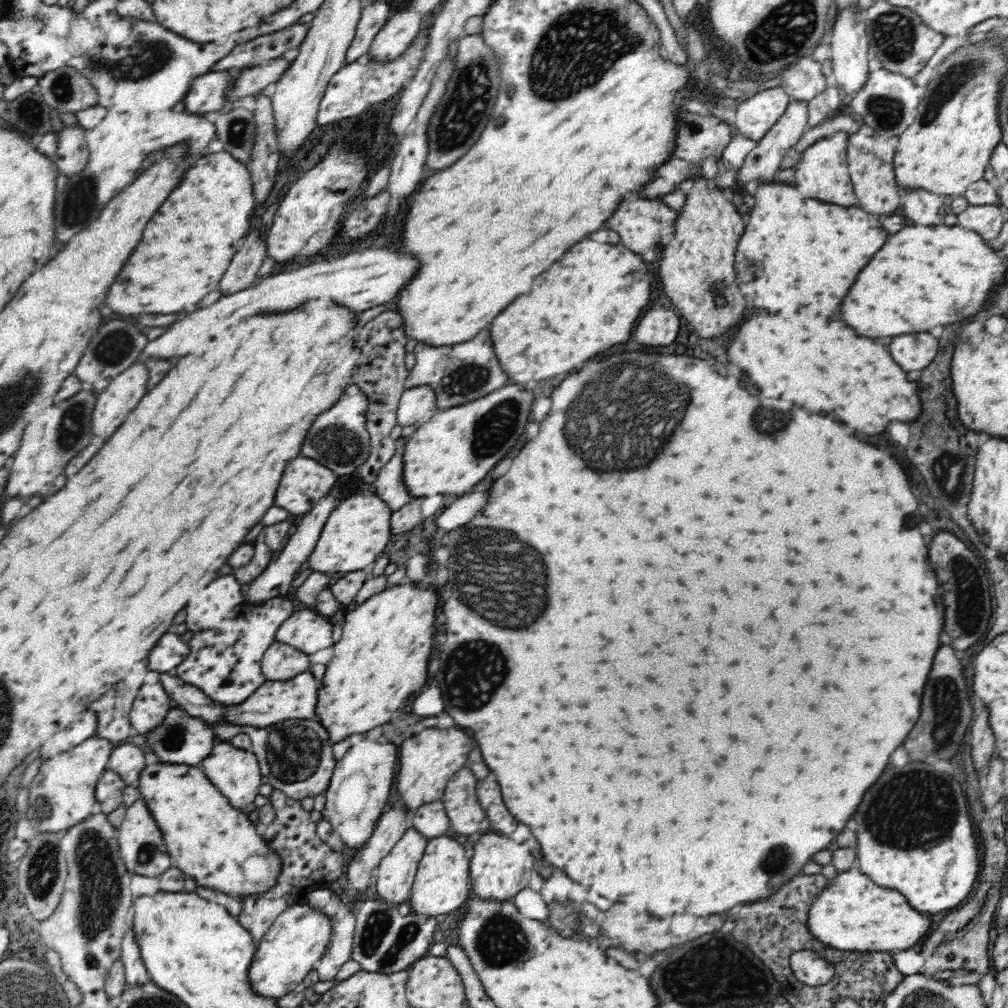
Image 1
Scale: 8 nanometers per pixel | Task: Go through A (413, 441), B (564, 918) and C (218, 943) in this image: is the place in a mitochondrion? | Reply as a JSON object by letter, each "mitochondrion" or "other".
{"A":"other","B":"mitochondrion","C":"other"}

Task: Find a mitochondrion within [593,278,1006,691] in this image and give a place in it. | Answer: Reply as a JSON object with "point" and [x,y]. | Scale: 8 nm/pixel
{"point":[971,613]}

